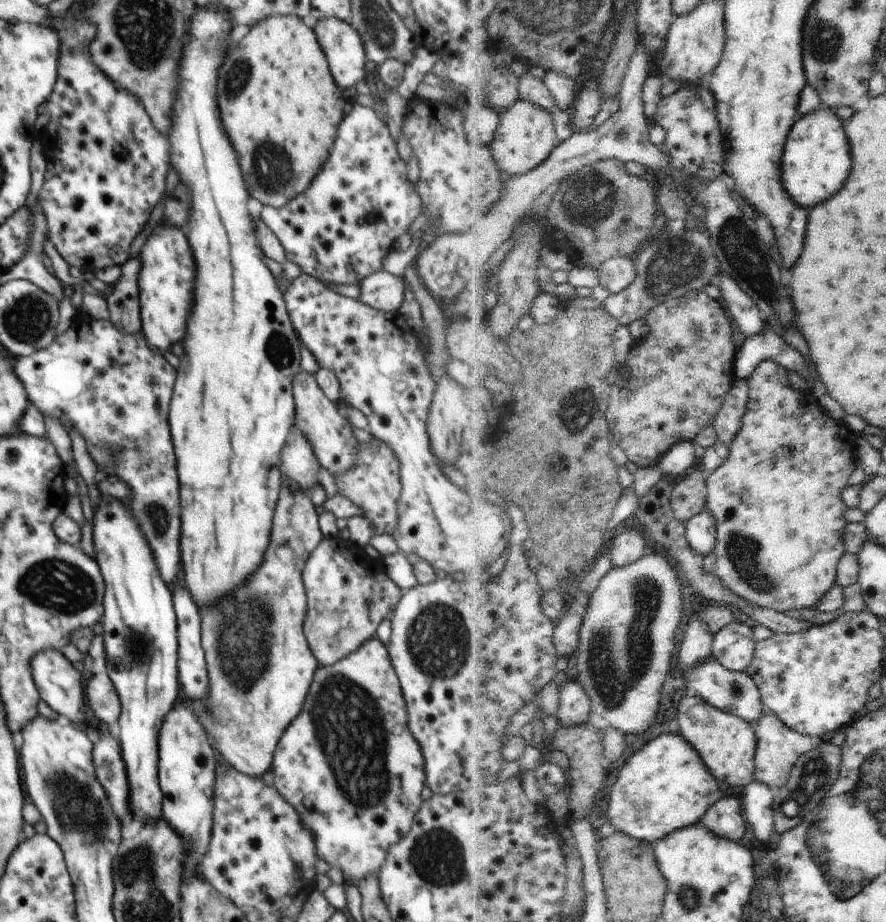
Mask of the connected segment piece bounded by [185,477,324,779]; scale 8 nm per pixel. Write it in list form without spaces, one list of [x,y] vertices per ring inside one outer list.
[[[282,477],[282,490],[280,490],[280,500],[276,506],[276,516],[274,516],[274,526],[272,526],[272,536],[270,536],[270,544],[268,550],[264,554],[264,562],[262,568],[258,568],[258,572],[246,582],[246,586],[242,586],[238,592],[234,592],[232,596],[224,596],[224,600],[218,604],[220,608],[202,608],[202,648],[205,652],[206,664],[208,664],[208,674],[210,674],[210,682],[208,683],[208,694],[203,701],[194,701],[189,706],[191,711],[197,716],[198,722],[205,728],[206,734],[210,740],[214,742],[218,756],[222,756],[228,765],[231,765],[240,772],[248,776],[263,778],[264,774],[270,770],[273,763],[273,754],[277,747],[278,741],[281,739],[282,733],[289,727],[295,716],[302,710],[304,698],[308,694],[310,683],[313,682],[315,670],[319,667],[319,662],[310,650],[306,635],[304,634],[304,619],[307,611],[307,594],[302,578],[302,569],[308,560],[310,553],[320,544],[324,538],[319,527],[319,516],[316,513],[316,507],[310,500],[310,494],[304,491],[292,491],[291,482]]]

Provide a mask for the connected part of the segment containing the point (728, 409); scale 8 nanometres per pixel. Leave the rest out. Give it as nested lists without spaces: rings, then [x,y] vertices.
[[[738,378],[728,399],[725,400],[725,406],[722,407],[721,414],[715,424],[720,441],[731,446],[734,439],[740,434],[743,420],[748,412],[750,397],[751,386],[748,379]]]

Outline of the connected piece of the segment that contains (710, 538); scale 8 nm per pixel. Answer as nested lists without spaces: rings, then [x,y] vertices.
[[[708,508],[687,524],[687,539],[702,556],[715,552],[717,536],[718,519]]]

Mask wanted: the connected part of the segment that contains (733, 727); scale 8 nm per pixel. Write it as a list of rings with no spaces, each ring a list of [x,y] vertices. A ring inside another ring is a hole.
[[[700,694],[682,700],[679,719],[681,734],[702,753],[706,764],[720,782],[747,787],[755,780],[759,747],[757,724],[716,708]]]

